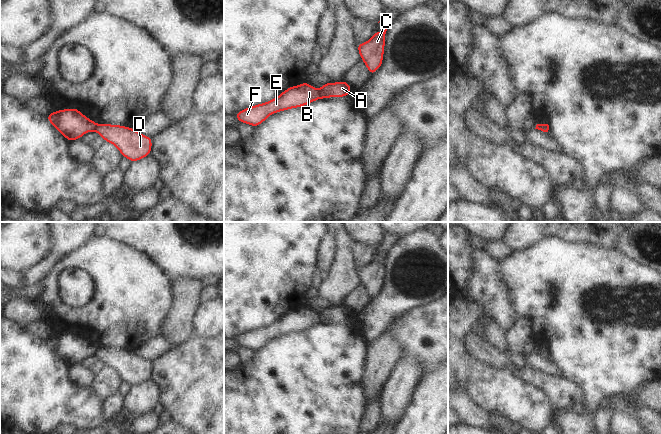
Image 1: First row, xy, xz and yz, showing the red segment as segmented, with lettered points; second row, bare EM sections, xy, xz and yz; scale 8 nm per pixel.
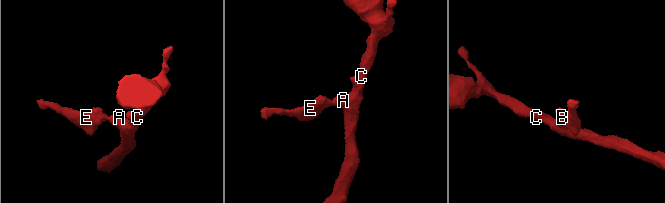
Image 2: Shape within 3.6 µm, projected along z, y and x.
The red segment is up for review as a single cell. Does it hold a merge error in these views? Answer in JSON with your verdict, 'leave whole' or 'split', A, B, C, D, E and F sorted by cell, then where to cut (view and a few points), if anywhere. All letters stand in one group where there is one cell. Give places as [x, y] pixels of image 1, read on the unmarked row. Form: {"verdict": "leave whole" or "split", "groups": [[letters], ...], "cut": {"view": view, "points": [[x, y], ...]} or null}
{"verdict": "split", "groups": [["A", "C", "D"], ["B", "E", "F"]], "cut": {"view": "xz", "points": [[319, 314], [321, 321]]}}

